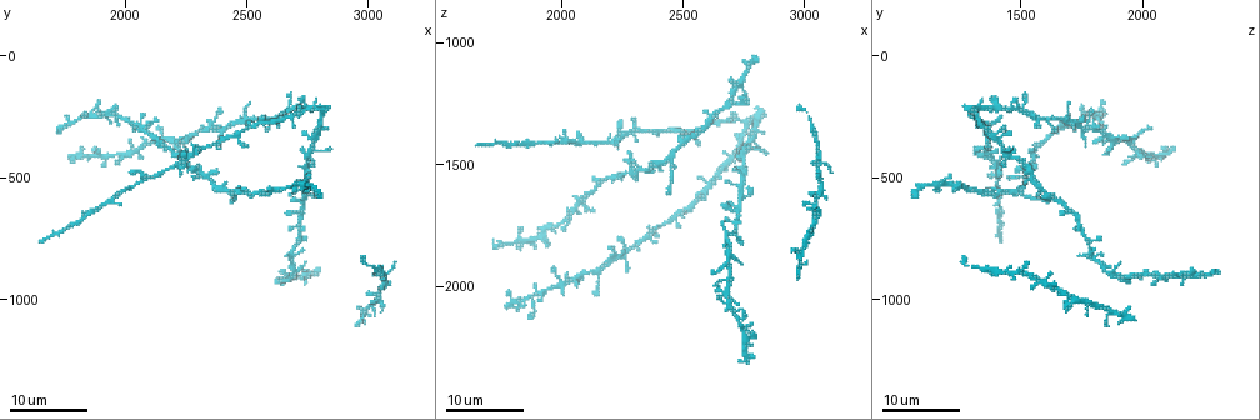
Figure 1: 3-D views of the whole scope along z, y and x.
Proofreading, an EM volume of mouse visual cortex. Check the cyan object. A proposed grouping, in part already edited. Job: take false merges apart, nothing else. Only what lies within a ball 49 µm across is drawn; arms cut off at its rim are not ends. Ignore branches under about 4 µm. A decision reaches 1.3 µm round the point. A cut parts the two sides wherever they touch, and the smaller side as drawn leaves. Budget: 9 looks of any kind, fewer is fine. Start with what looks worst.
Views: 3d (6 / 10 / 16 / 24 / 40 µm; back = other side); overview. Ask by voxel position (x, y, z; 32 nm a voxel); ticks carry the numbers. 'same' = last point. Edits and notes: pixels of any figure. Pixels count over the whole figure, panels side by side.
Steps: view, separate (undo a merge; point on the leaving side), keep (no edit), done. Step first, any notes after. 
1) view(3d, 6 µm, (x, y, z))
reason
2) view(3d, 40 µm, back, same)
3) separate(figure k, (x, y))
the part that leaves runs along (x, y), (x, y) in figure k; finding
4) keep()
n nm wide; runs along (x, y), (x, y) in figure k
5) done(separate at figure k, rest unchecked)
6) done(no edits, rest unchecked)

view(3d, 24 µm, (2220, 440, 1410))
thin arm on a thick one

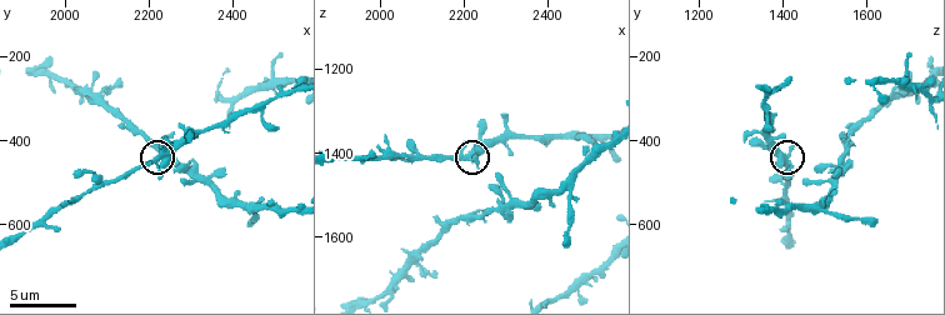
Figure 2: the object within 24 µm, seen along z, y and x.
view(3d, 10 µm, (2205, 445, 1415))
closer look

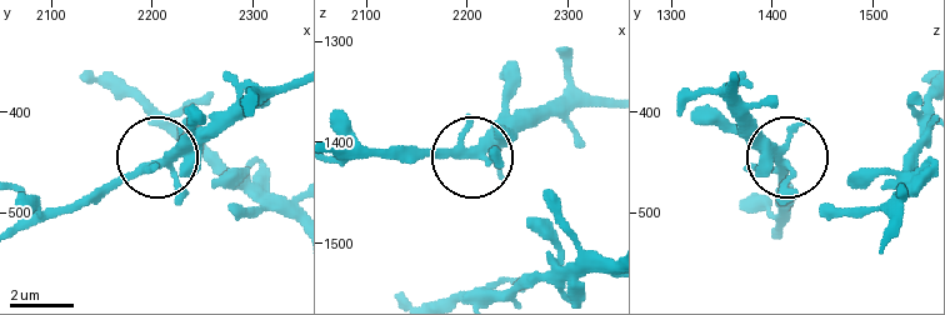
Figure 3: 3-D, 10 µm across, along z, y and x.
view(3d, 6 µm, (2210, 448, 1408))
closer look

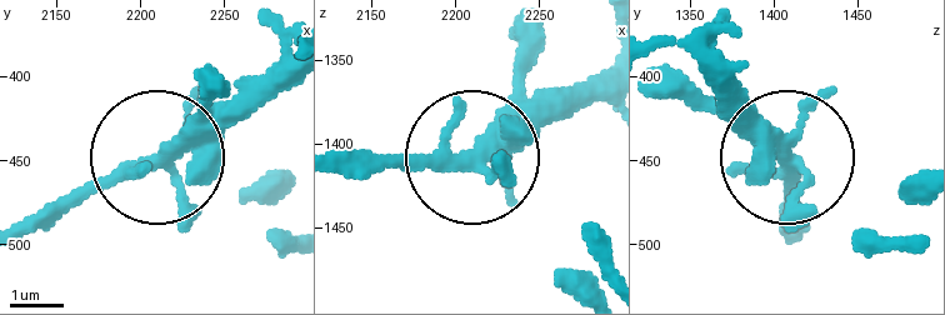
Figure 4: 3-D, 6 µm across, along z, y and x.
keep()
300 nm wide; all the same cell

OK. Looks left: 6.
view(3d, 10 µm, (2325, 490, 1520))
four or more arms meet

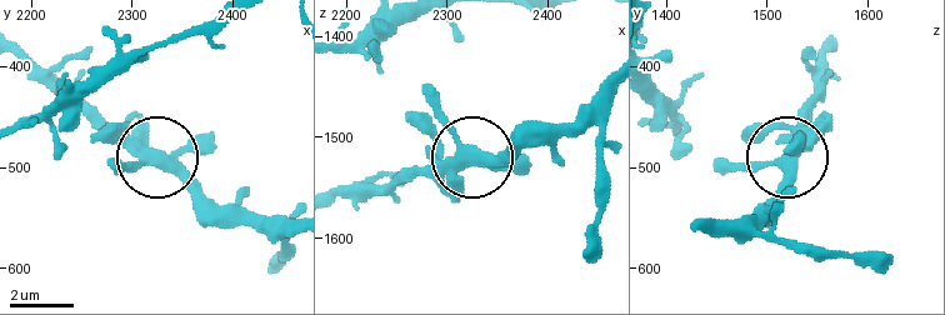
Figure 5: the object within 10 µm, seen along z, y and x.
keep()
370 nm wide; all the same cell

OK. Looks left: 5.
view(3d, 24 µm, (2770, 360, 1420))
four arms meet

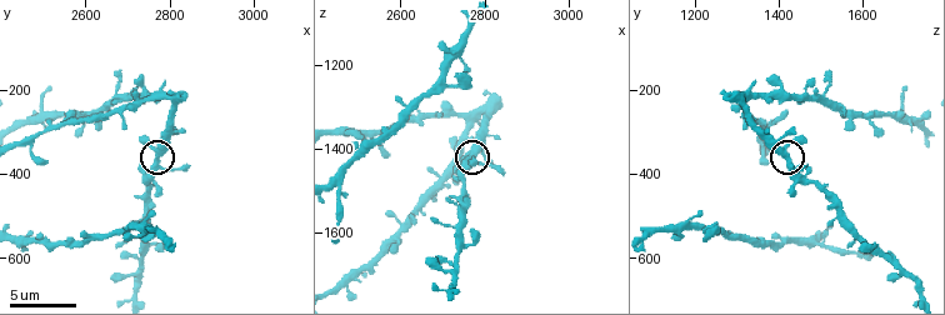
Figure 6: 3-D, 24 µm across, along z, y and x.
view(3d, 6 µm, (2770, 365, 1420))

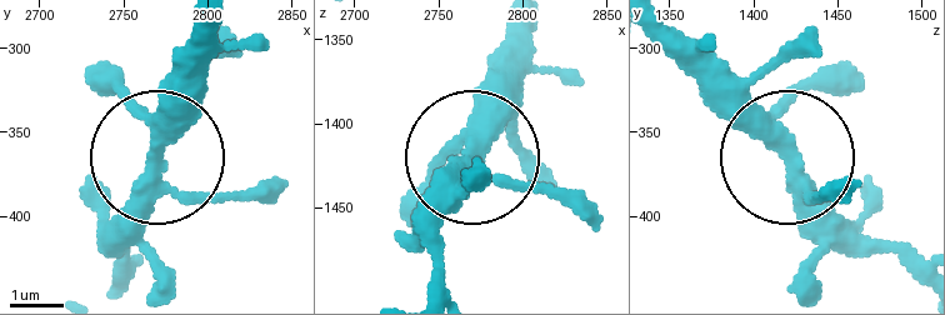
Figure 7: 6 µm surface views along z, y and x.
keep()
side arm 61 µm; runs along (158, 150), (170, 55) in figure 7; one cell here

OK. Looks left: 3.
view(3d, 16 µm, (2700, 890, 1880))
three-way junction

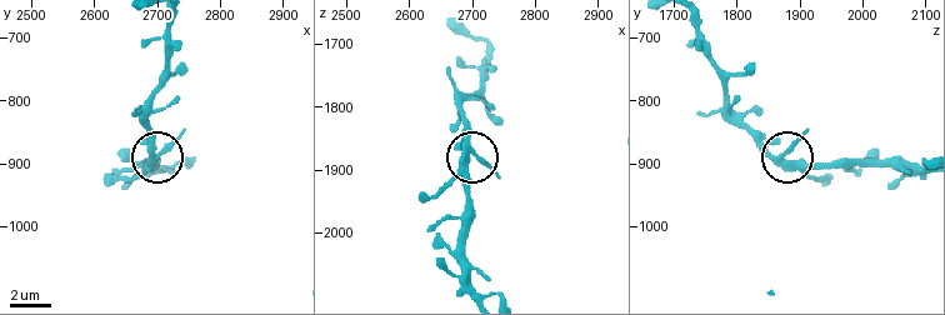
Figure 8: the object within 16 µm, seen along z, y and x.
view(3d, 10 µm, (2695, 900, 1880))

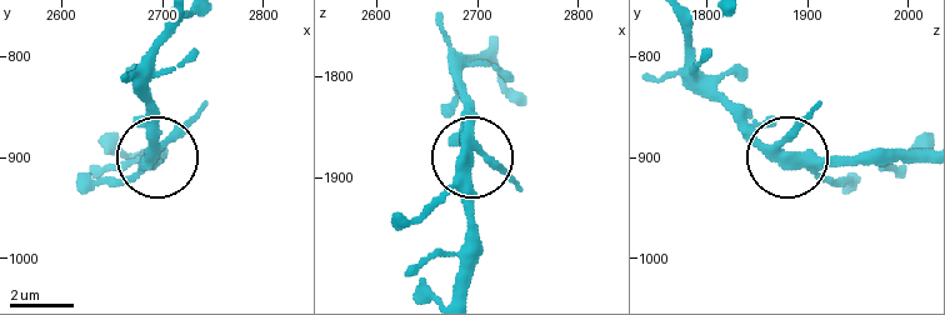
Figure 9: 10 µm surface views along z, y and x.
keep()
360 nm wide; continuous, no second cell

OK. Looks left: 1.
done(no edits, rest unchecked)

